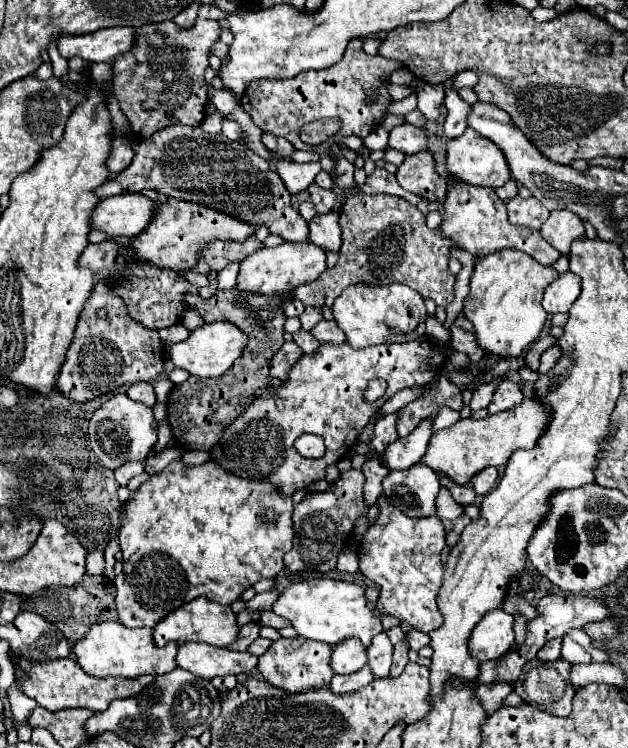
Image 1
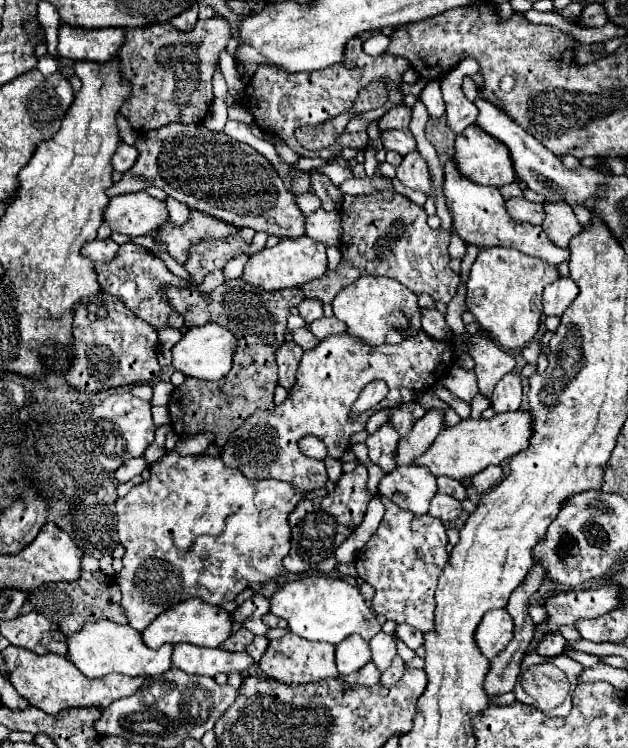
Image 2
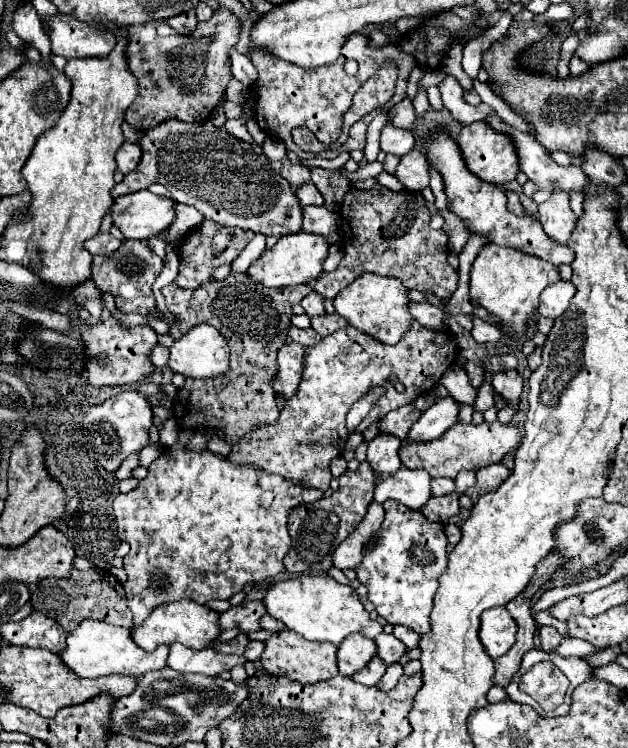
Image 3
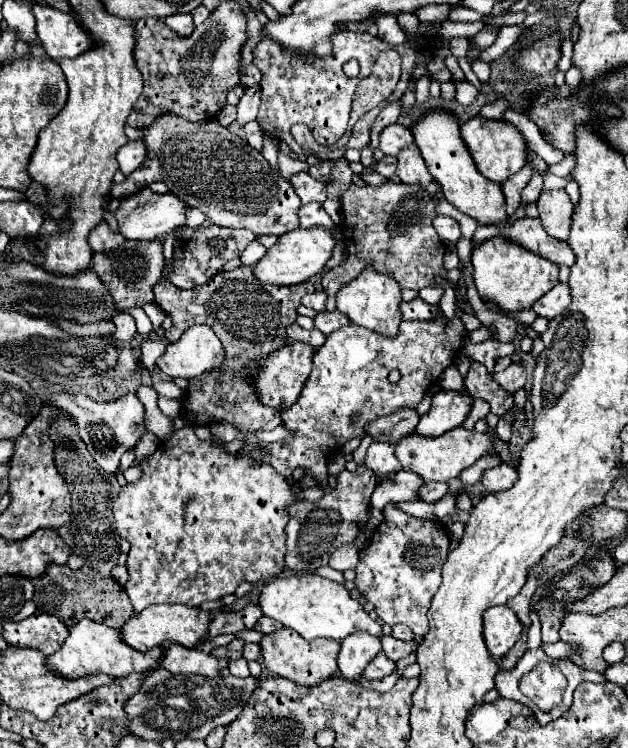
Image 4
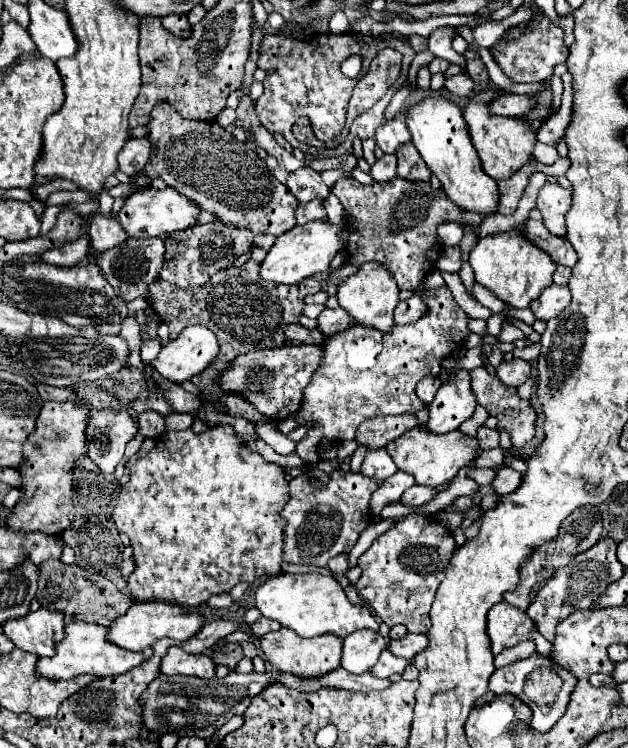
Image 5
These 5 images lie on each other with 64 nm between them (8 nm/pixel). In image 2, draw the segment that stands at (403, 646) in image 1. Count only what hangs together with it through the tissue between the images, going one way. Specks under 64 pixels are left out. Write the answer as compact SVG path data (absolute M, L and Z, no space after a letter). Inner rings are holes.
M394 656L392 666L382 674L380 682L382 682L384 686L392 686L392 684L396 684L396 682L402 678L402 674L404 674L404 660L402 660L400 656Z

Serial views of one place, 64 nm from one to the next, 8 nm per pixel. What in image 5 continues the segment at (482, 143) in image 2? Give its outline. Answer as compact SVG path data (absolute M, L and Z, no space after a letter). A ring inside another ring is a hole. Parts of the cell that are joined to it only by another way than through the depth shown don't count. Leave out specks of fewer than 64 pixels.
M490 90L472 98L468 102L466 112L464 112L464 120L468 126L470 140L478 152L478 156L480 156L482 170L494 180L504 180L504 178L512 176L514 172L518 172L530 160L536 136L534 136L534 132L530 132L526 122L520 118L504 118L504 116L488 114L490 100L492 100Z

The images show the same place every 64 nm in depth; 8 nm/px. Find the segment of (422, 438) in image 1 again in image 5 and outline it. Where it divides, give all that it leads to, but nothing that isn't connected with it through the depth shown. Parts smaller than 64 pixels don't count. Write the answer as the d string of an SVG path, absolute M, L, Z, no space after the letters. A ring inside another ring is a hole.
M460 368L452 380L444 382L428 408L428 422L422 428L434 434L452 432L464 420L468 420L476 408L476 396L470 388L468 370Z

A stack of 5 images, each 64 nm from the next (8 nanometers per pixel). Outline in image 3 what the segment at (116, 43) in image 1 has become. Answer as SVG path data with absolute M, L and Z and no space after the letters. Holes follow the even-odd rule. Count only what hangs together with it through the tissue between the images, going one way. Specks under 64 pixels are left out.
M58 14L46 20L52 54L70 58L104 58L116 46L116 36L106 28L78 22L70 16Z

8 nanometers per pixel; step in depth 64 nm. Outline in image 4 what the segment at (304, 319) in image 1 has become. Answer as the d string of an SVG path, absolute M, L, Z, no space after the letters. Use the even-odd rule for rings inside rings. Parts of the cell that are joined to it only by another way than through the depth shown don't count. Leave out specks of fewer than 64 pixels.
M316 290L316 292L312 292L312 294L302 298L302 304L312 308L312 310L316 310L316 312L324 312L326 310L324 302L326 302L326 294L322 290Z

